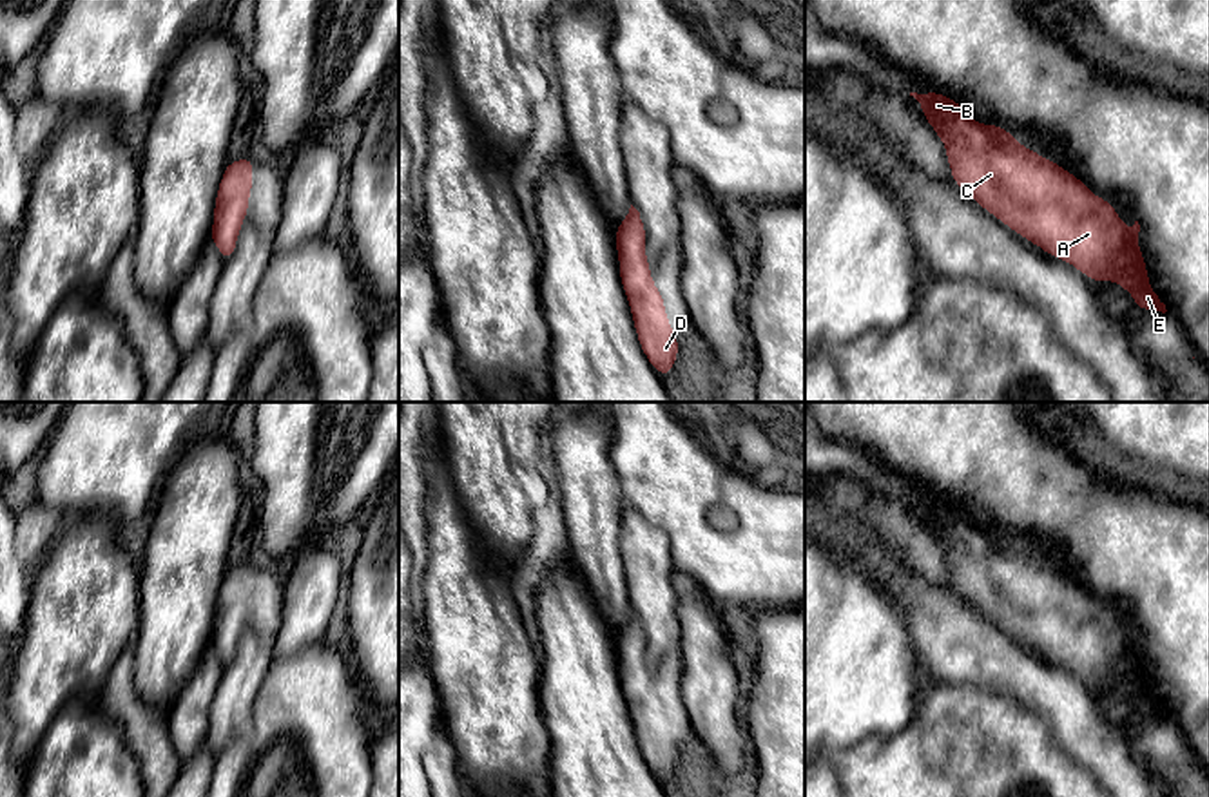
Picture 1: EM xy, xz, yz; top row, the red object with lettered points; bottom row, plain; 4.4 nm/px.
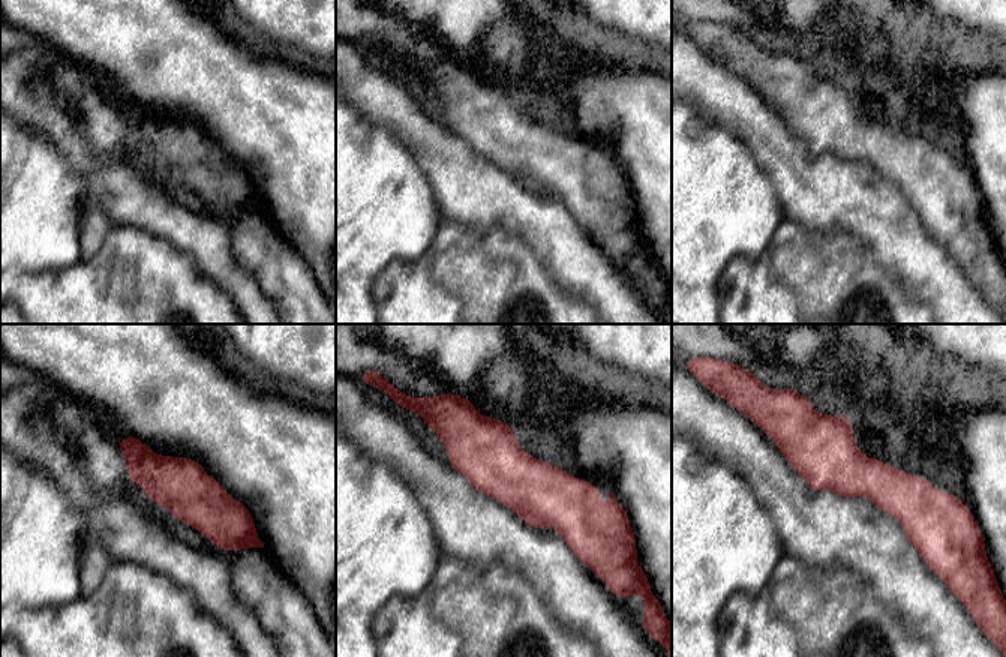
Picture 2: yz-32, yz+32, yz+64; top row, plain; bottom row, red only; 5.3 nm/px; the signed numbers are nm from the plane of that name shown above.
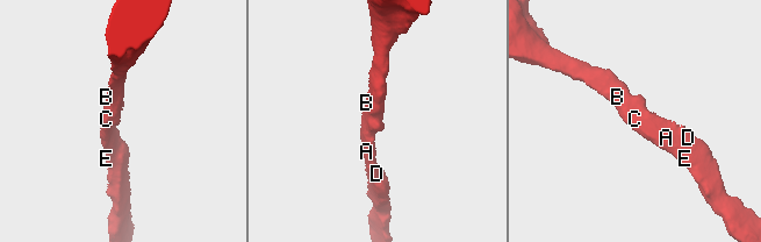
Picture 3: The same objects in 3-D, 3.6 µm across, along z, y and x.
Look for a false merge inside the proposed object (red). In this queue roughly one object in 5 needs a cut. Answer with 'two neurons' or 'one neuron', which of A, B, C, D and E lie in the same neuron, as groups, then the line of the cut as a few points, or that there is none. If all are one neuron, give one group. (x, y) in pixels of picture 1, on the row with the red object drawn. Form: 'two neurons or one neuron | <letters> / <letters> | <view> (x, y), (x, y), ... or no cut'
one neuron | A B C D E | no cut

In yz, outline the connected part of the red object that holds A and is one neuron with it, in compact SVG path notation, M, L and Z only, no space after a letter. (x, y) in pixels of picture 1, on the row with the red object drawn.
M910 92L921 107L923 116L937 132L946 147L946 158L952 170L952 179L970 194L986 212L1008 225L1013 232L1040 246L1046 254L1073 264L1080 274L1093 283L1111 281L1120 284L1133 295L1138 310L1156 310L1165 313L1165 304L1149 286L1146 261L1140 252L1136 235L1140 232L1138 221L1127 230L1104 196L1095 197L1077 176L1060 168L1055 159L1044 159L1033 149L1024 149L1022 143L999 125L982 125L975 121L957 101L941 92Z

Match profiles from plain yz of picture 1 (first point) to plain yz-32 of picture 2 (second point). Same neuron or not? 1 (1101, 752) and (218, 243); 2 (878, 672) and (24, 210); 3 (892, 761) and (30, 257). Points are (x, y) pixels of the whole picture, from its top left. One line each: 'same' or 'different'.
1: same
2: same
3: different

